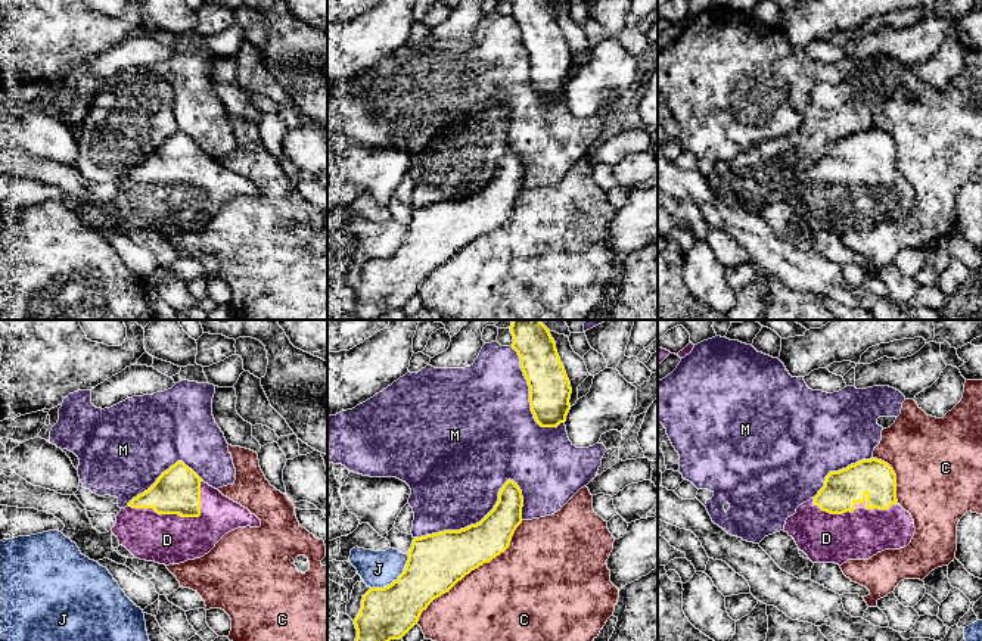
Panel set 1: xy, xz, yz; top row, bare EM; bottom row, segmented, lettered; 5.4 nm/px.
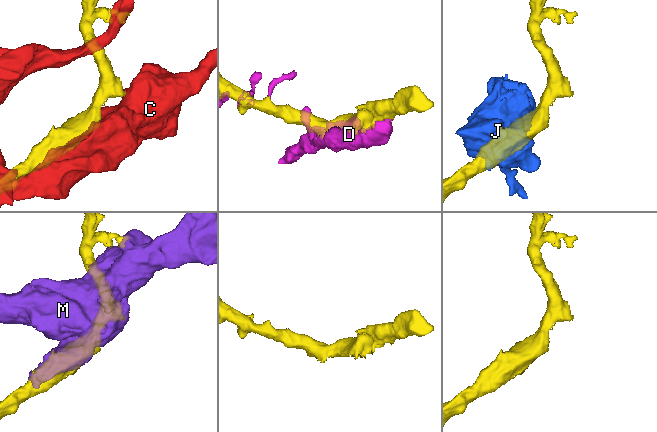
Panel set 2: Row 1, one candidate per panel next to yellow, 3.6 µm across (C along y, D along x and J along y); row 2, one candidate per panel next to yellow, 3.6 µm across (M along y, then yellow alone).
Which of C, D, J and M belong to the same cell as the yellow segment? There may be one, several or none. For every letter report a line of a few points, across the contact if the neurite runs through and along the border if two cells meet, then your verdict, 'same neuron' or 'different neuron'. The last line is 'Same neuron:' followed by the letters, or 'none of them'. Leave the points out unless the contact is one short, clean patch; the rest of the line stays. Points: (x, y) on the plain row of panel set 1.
C: different neuron
D: same neuron
J: line xz (407, 224), (404, 240), (395, 249), (384, 257), (370, 258); different neuron
M: different neuron
Same neuron: D

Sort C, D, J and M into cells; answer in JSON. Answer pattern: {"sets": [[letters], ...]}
{"sets": [["C"], ["D"], ["J"], ["M"]]}

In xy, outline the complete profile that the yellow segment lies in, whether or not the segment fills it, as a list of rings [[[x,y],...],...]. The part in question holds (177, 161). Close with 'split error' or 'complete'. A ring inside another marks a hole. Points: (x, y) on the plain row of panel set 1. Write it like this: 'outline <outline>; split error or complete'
outline [[[177,131],[147,161],[121,178],[112,203],[134,228],[170,236],[203,227],[226,203],[246,196],[260,197],[261,190]]]; split error

